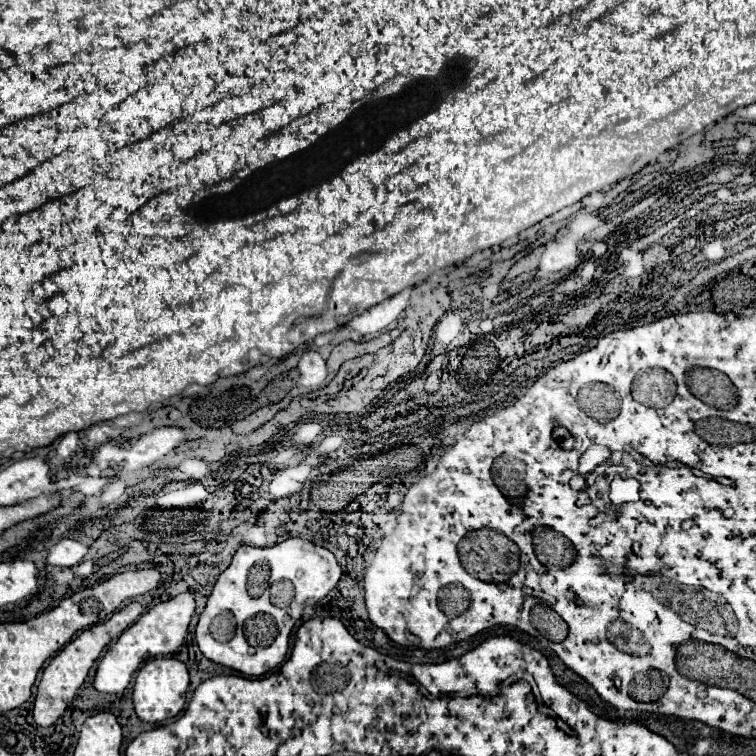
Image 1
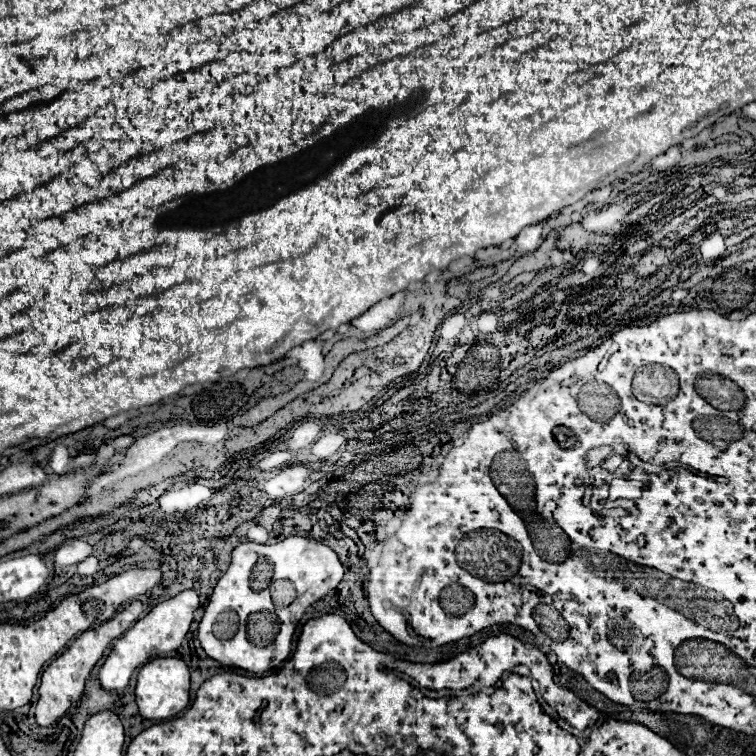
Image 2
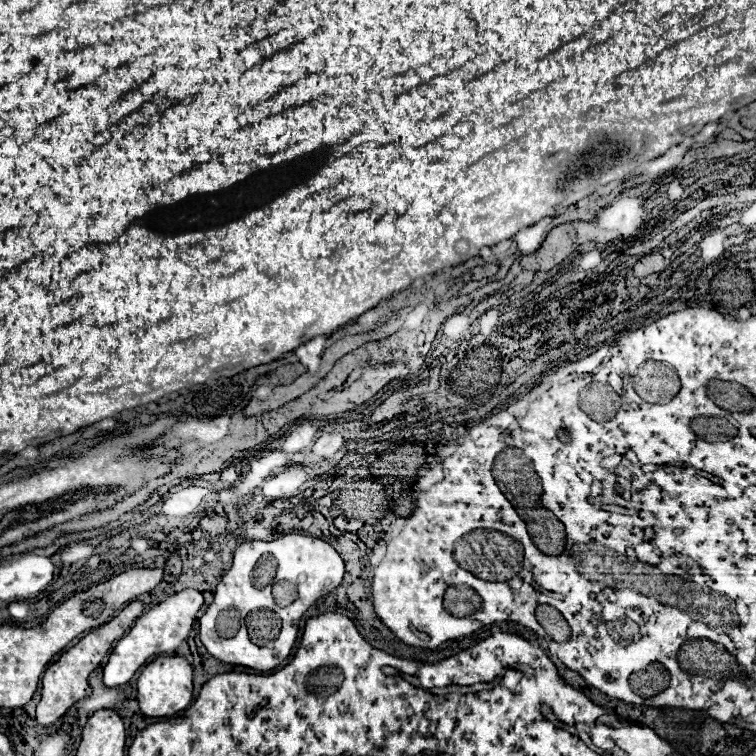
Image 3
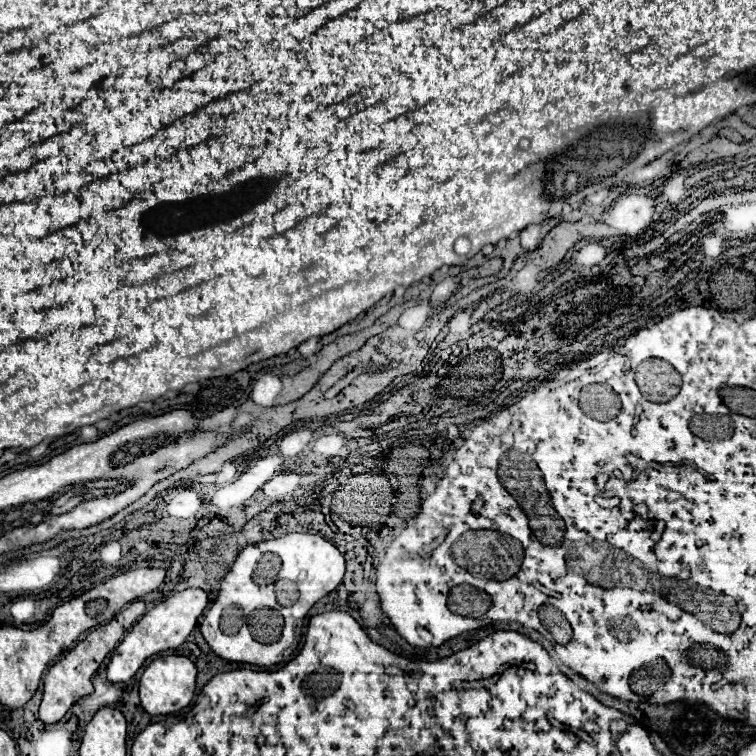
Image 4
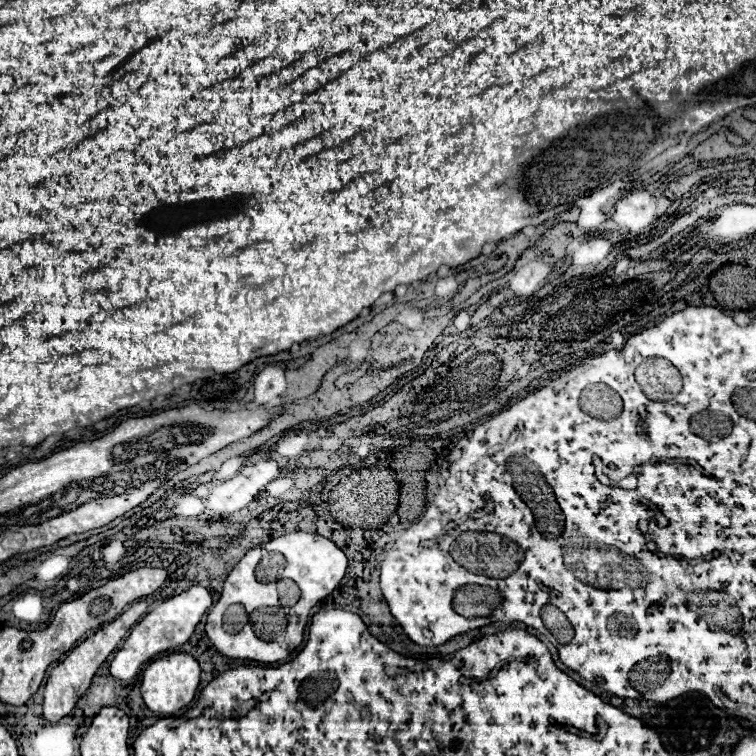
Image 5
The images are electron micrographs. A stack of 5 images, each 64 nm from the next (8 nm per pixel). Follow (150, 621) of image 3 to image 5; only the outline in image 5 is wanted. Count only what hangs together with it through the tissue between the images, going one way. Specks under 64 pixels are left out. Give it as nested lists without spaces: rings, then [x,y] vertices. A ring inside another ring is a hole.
[[[192,586],[188,590],[184,590],[178,596],[168,598],[166,602],[158,604],[154,610],[150,610],[130,632],[130,636],[124,640],[122,648],[116,652],[114,660],[110,662],[110,676],[118,678],[118,680],[132,680],[138,676],[140,666],[150,660],[152,656],[176,648],[184,642],[188,642],[188,638],[192,636],[194,628],[198,626],[198,622],[202,620],[204,612],[212,606],[212,596],[206,588],[202,586]]]

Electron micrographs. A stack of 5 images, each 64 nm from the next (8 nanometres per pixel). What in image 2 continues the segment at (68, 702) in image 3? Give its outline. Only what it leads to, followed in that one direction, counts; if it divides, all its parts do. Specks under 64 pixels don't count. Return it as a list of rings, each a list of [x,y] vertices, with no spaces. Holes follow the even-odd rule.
[[[132,602],[128,604],[124,610],[120,610],[112,620],[104,622],[98,628],[86,630],[80,638],[76,638],[68,650],[64,654],[60,654],[56,660],[52,660],[52,664],[44,670],[42,678],[40,678],[40,698],[36,702],[36,722],[40,726],[50,726],[52,722],[56,722],[60,716],[66,714],[66,710],[80,700],[82,692],[84,692],[84,682],[90,676],[94,664],[104,656],[104,650],[108,648],[108,644],[116,638],[120,638],[134,622],[138,622],[144,616],[144,606],[140,602]]]

